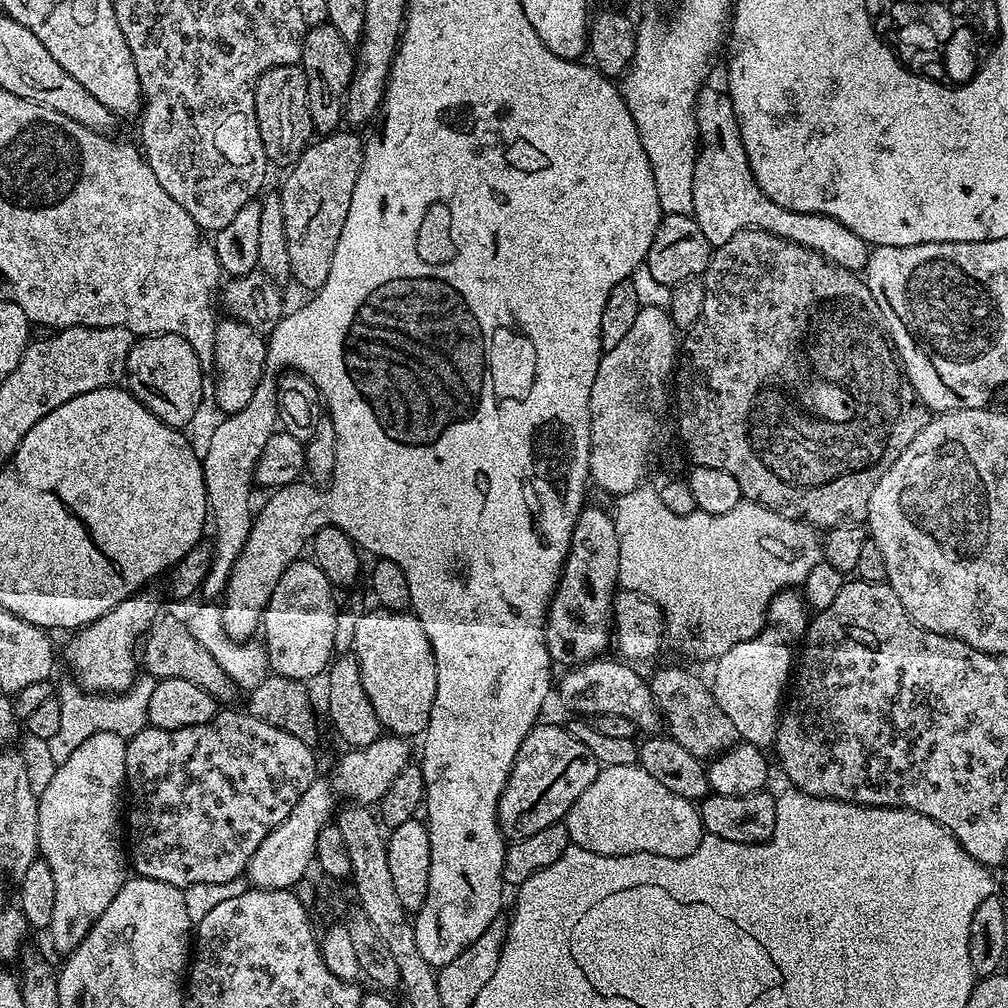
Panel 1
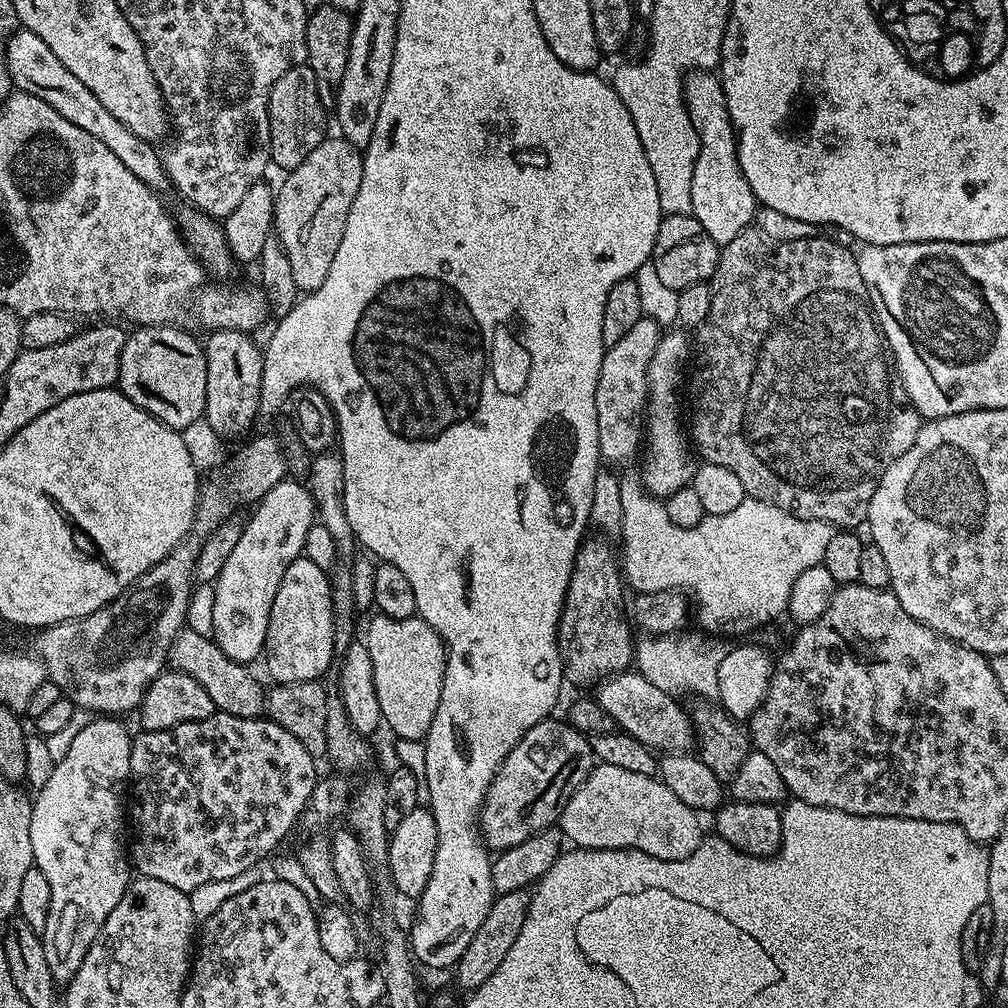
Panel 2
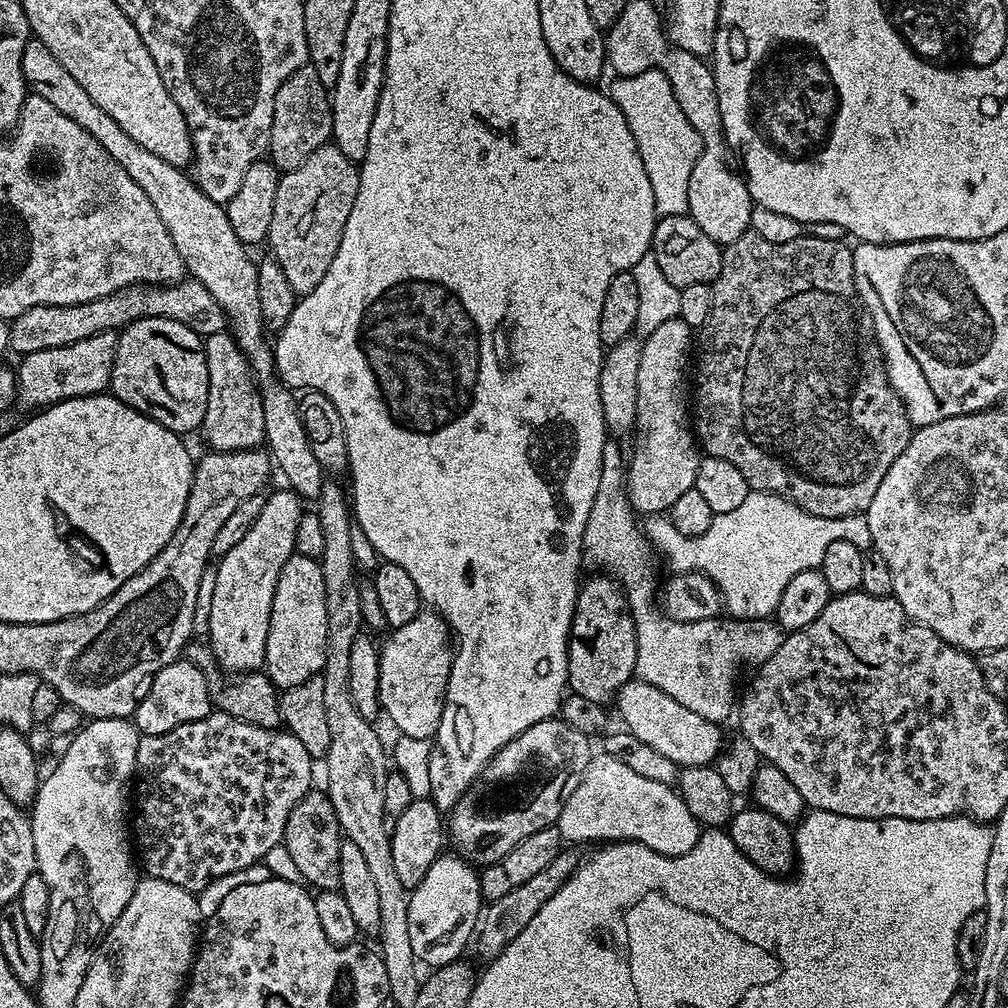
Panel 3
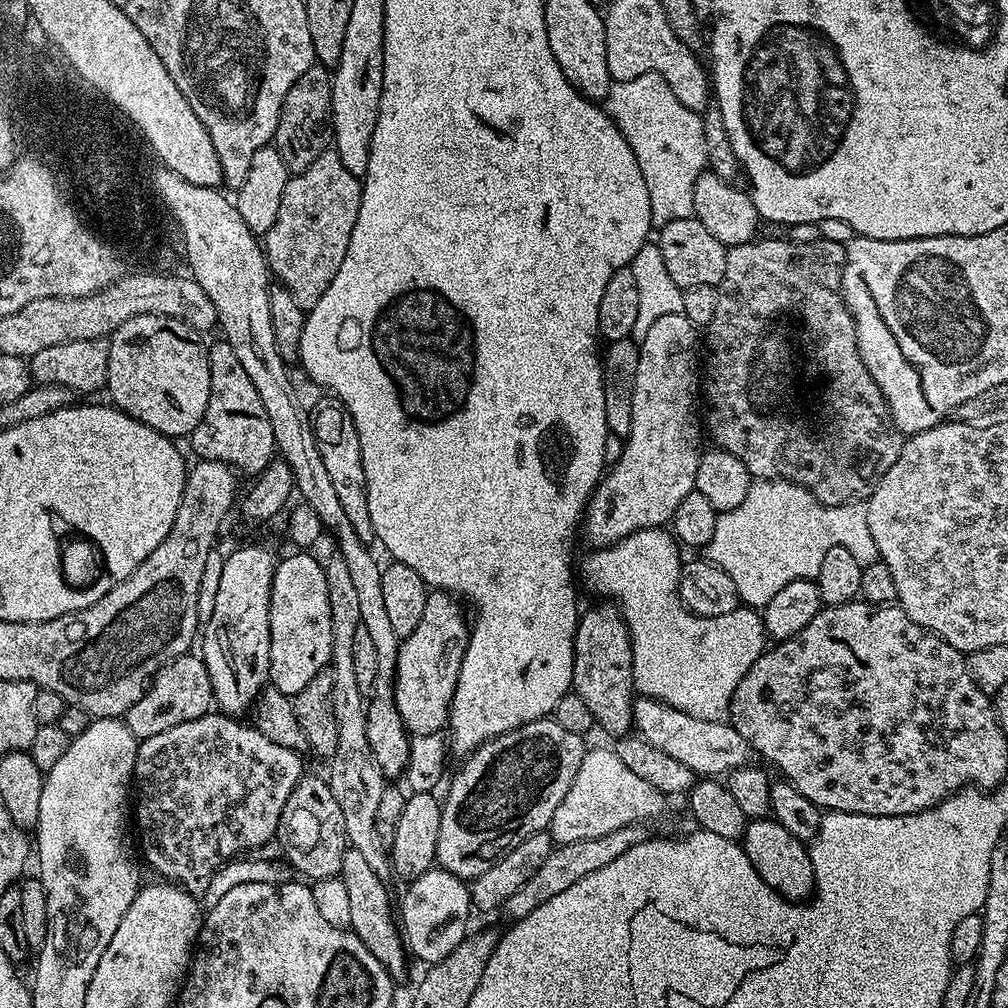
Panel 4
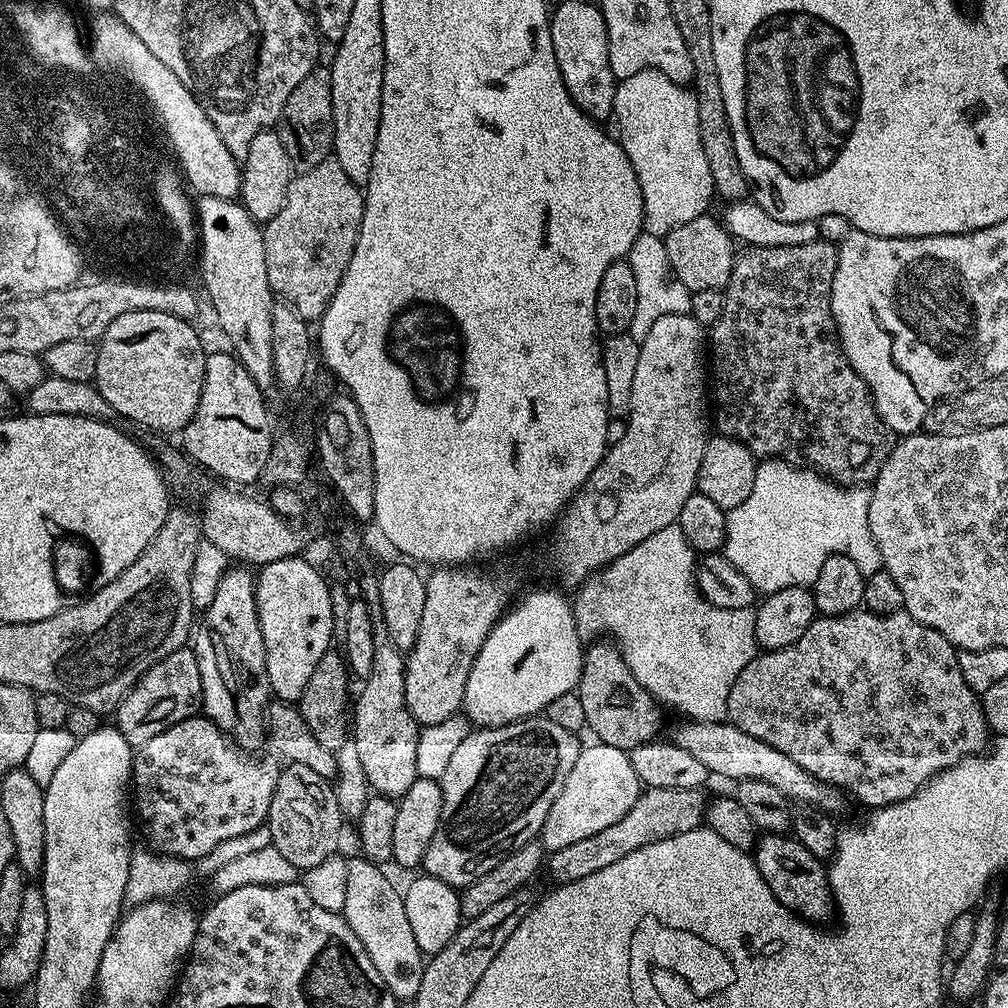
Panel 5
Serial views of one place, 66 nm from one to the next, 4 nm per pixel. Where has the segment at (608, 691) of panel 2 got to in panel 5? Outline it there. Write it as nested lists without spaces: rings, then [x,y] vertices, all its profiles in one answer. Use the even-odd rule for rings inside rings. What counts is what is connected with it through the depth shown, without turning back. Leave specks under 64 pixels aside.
[[[680,722],[676,728],[674,743],[686,750],[689,754],[694,754],[706,766],[706,770],[713,777],[725,776],[731,782],[742,780],[757,780],[758,782],[770,782],[770,786],[775,786],[782,790],[782,794],[787,796],[789,801],[801,804],[812,804],[815,808],[822,808],[829,814],[837,814],[844,808],[846,796],[841,789],[835,788],[832,784],[827,784],[825,780],[814,778],[794,758],[786,758],[782,750],[774,750],[774,746],[766,746],[758,738],[738,730],[731,722],[715,724],[714,722]]]

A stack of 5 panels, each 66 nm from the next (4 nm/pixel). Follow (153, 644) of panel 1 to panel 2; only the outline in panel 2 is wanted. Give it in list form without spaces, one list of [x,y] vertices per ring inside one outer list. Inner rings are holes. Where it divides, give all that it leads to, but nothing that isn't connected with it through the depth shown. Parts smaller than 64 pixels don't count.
[[[187,626],[181,628],[178,635],[172,639],[168,648],[167,663],[177,672],[184,672],[210,694],[213,709],[226,714],[234,714],[234,718],[260,718],[266,712],[266,688],[260,685],[248,673],[249,669],[236,660],[231,660],[216,645],[211,636],[198,634]]]

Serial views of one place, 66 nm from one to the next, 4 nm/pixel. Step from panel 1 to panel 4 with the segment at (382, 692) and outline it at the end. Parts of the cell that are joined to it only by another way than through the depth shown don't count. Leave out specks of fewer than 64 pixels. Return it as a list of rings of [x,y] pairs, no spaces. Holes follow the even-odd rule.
[[[439,590],[429,591],[422,622],[414,626],[409,636],[403,637],[398,650],[394,702],[402,722],[412,736],[443,733],[448,723],[448,710],[452,707],[454,690],[458,686],[458,670],[466,654],[469,617],[464,617],[457,597]]]

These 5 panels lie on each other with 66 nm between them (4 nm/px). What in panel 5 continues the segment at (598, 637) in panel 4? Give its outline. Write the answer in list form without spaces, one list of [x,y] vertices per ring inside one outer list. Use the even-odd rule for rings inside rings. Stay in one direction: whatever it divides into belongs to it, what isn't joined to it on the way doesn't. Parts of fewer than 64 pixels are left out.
[[[592,642],[585,647],[578,691],[582,698],[582,707],[586,709],[586,725],[590,732],[592,728],[593,734],[596,735],[593,737],[599,743],[631,750],[634,746],[647,744],[648,741],[657,739],[659,732],[656,731],[660,728],[661,705],[640,685],[638,678],[634,678],[634,674],[630,674],[630,666],[626,666],[626,662],[615,644]]]

